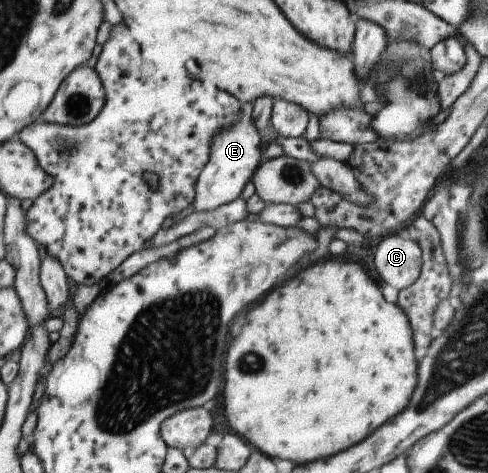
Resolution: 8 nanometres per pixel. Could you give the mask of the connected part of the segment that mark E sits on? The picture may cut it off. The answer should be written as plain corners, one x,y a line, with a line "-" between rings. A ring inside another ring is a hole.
242,104
242,116
240,121
231,129
224,130
214,138
212,143
211,160
206,165
197,183
196,200
194,210
197,212
212,212
243,195
247,183
252,181
259,167
264,162
261,158
261,133
254,126
252,118
254,104

